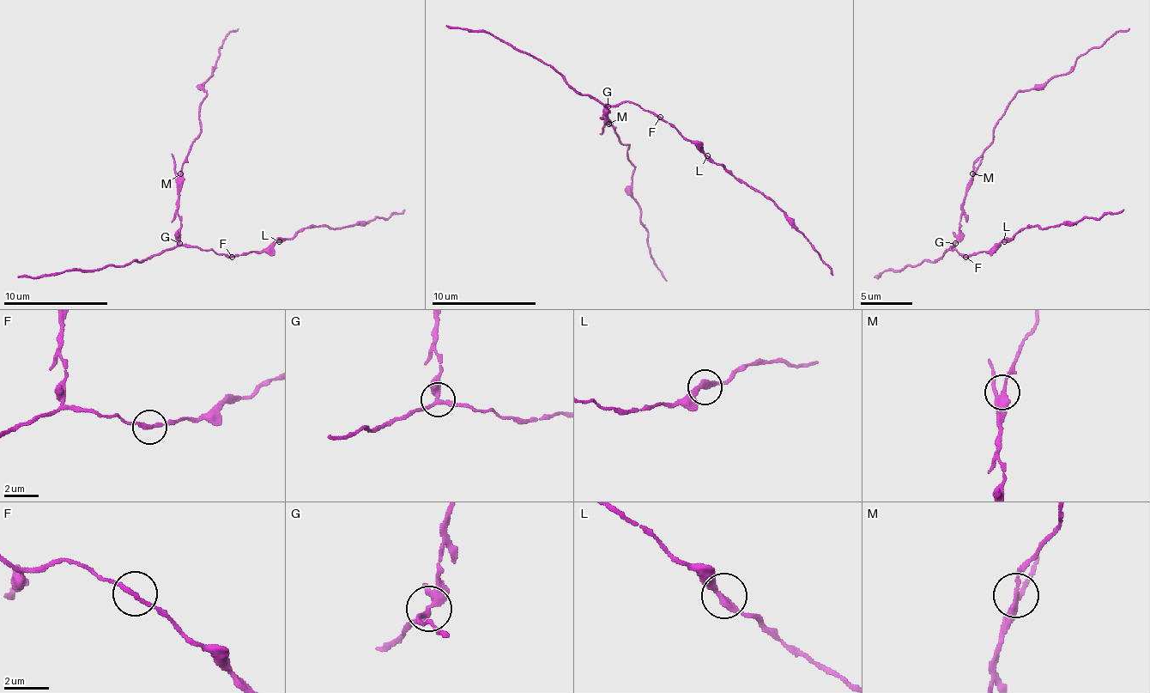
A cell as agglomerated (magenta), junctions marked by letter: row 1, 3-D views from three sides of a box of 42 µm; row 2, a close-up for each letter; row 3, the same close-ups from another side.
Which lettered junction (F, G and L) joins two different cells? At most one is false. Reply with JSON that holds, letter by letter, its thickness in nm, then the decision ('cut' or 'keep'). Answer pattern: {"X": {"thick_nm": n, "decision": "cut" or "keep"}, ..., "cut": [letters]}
{"F": {"thick_nm": 190, "decision": "keep"}, "G": {"thick_nm": 280, "decision": "cut"}, "L": {"thick_nm": 320, "decision": "keep"}, "cut": ["G"]}

